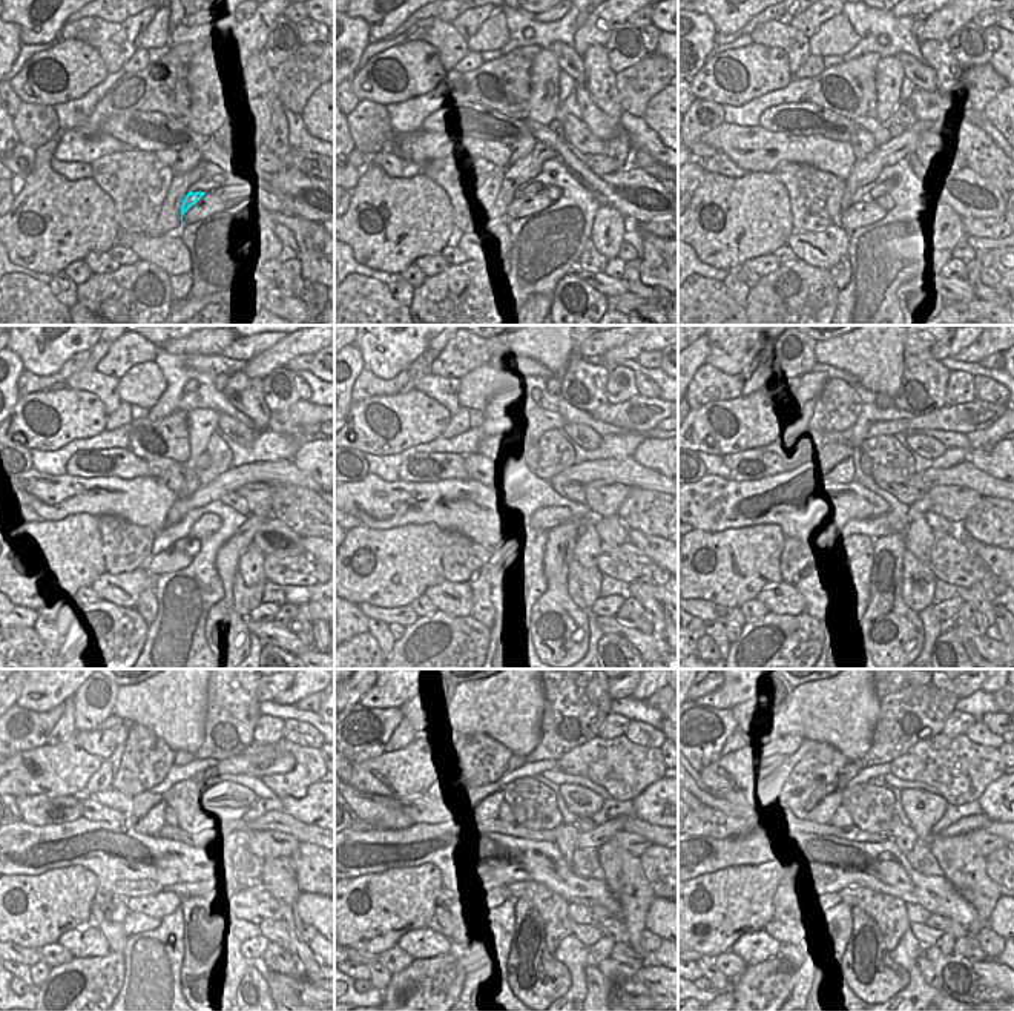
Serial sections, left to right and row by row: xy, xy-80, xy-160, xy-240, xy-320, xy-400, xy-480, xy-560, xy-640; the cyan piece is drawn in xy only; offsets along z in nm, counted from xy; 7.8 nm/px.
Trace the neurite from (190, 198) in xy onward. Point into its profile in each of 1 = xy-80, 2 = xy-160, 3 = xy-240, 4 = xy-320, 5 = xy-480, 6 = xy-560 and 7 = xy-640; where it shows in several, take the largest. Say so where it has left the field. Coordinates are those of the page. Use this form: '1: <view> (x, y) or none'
1: xy-80 (531, 189)
2: xy-160 (881, 189)
3: xy-240 (209, 523)
4: xy-320 (545, 525)
5: xy-480 (240, 839)
6: xy-560 (592, 839)
7: xy-640 (962, 827)

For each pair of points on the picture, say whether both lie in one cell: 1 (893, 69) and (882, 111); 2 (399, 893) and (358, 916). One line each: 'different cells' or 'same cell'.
1: same cell
2: same cell

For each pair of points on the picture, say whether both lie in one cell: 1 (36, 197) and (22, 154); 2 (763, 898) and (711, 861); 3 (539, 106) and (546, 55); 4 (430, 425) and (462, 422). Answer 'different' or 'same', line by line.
1: different
2: different
3: same
4: different

